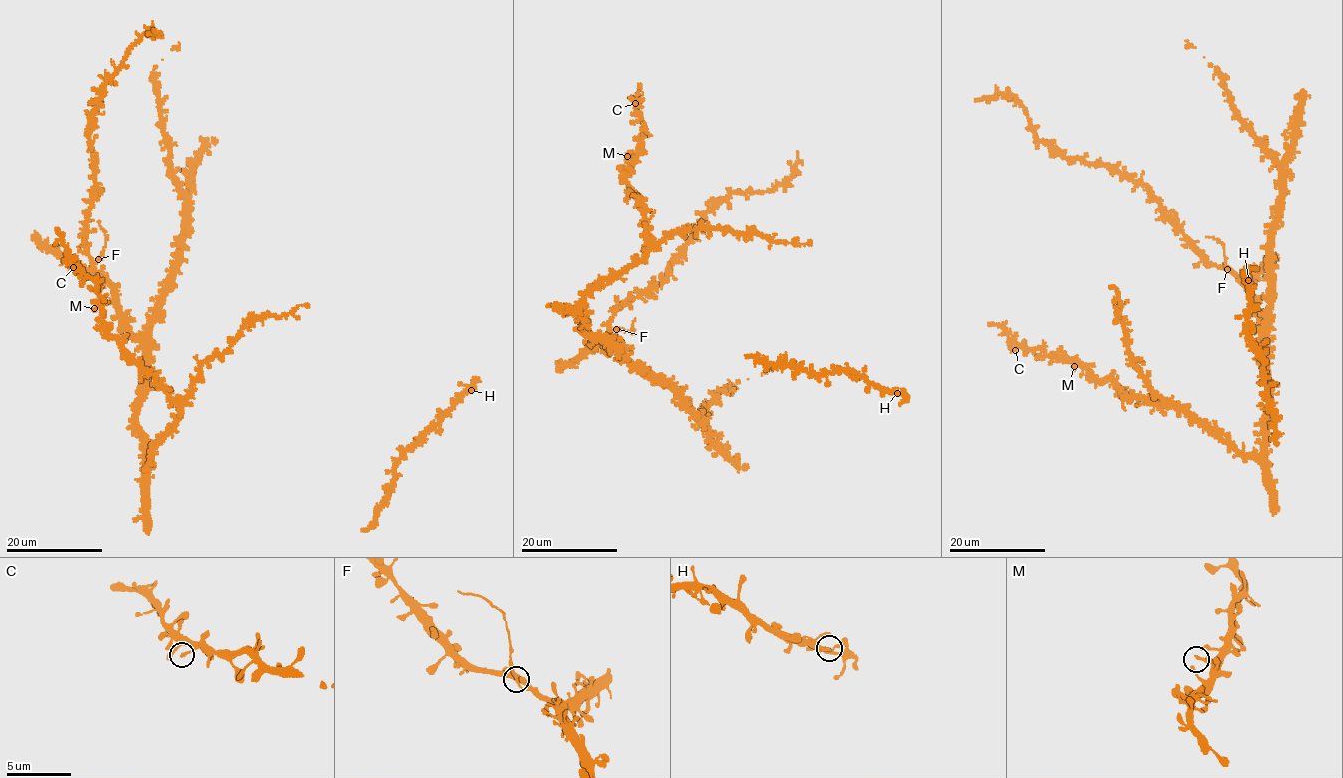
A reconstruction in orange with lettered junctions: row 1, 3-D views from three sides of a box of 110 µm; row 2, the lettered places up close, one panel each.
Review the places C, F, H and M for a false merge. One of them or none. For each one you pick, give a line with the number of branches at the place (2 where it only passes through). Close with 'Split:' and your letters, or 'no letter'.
F: Branches: 2
Split: F

